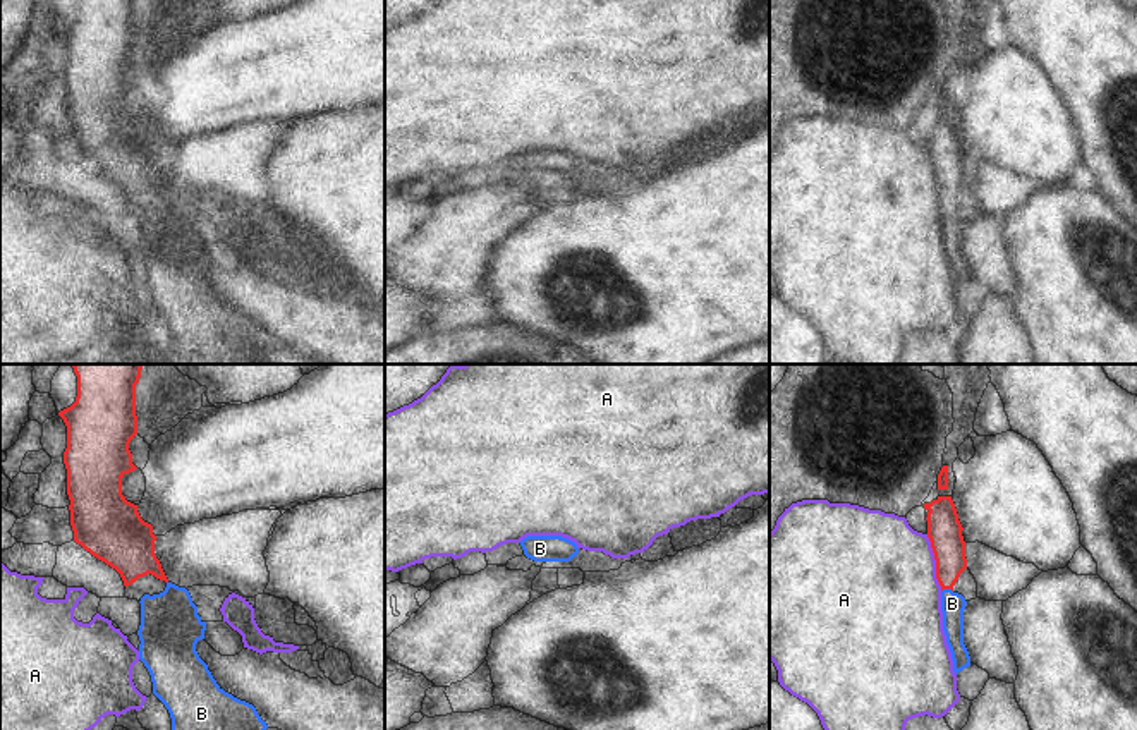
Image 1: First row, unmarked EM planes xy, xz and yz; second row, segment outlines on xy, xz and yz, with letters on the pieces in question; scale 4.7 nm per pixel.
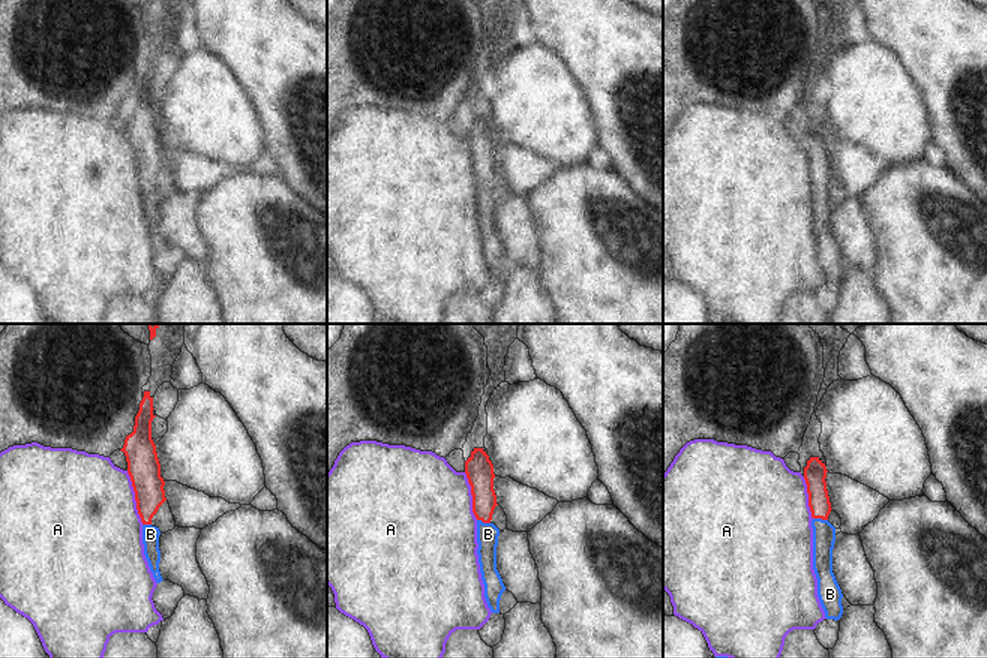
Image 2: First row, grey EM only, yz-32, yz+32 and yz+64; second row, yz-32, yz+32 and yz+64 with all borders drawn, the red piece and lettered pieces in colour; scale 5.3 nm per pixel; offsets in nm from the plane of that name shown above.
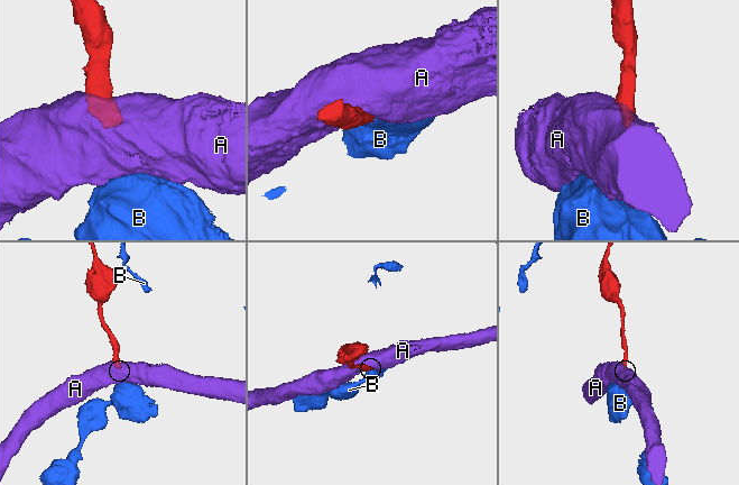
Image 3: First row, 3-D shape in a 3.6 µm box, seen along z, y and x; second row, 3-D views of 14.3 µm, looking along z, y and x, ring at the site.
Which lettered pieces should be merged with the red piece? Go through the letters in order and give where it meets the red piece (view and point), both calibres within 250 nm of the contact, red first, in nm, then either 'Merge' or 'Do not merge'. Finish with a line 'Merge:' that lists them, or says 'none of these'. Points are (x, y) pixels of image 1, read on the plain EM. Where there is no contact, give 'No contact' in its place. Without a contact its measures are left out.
A: Touches red at yz (936, 177). Thickness 160 nm (red) against 480 nm. Do not merge
B: Touches red at yz (947, 203). Thickness 160 nm (red) against 110 nm. Merge
Merge: B

